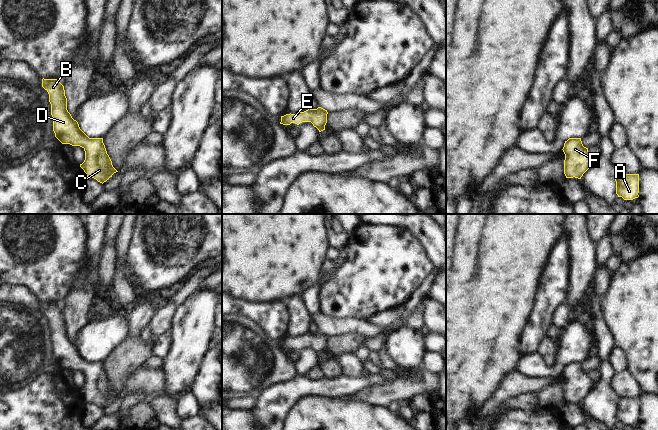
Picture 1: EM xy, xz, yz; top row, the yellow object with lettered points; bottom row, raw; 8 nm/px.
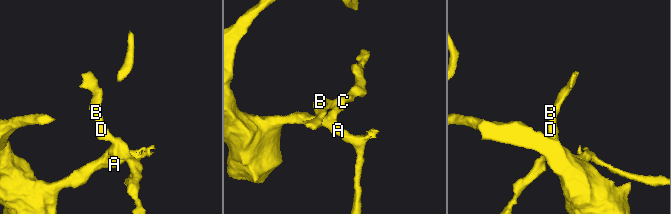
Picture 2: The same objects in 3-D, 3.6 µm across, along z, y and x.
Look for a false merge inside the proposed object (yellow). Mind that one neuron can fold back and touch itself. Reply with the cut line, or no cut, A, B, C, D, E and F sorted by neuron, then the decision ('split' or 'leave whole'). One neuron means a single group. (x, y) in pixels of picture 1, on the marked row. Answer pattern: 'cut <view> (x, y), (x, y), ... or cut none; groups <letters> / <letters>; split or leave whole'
cut none; groups A B C D E F; leave whole

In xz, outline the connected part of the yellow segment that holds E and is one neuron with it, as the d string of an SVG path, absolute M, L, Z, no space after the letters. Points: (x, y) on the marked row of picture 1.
M318 107L317 109L308 109L304 112L298 114L286 114L281 116L280 124L290 125L295 123L299 125L302 122L311 122L314 127L316 127L319 132L325 130L325 125L327 123L327 110Z

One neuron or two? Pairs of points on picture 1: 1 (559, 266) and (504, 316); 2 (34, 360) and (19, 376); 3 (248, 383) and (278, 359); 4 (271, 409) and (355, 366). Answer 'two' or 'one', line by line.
1: two
2: one
3: one
4: two

